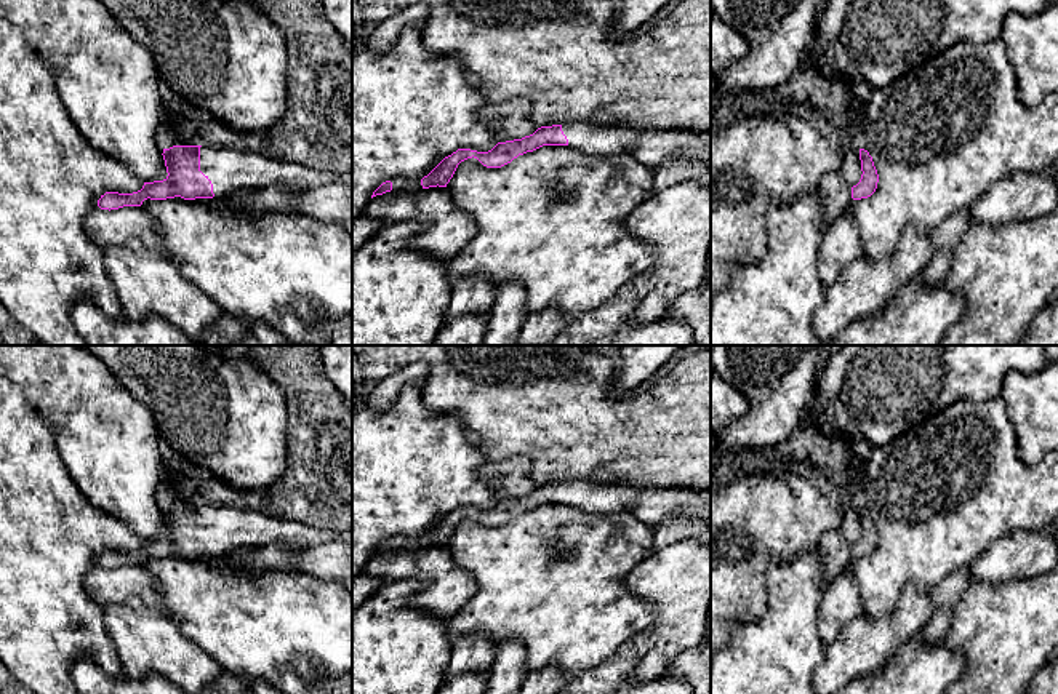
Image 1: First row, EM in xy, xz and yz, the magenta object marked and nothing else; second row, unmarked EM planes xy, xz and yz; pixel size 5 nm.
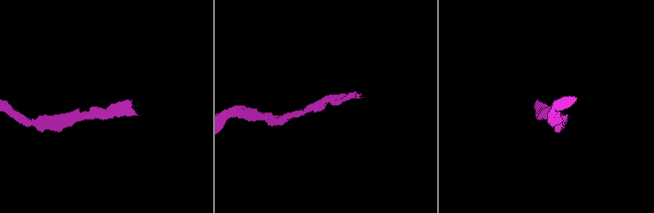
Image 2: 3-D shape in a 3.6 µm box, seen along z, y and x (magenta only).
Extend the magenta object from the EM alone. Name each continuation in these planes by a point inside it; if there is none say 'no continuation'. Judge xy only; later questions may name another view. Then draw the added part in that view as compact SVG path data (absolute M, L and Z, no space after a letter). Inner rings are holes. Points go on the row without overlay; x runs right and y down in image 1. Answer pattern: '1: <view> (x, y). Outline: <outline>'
1: xy (229, 528). Outline: M211 504L200 505L200 529L211 539L214 555L269 544L303 548L333 539L352 539L352 532L319 531L296 521Z

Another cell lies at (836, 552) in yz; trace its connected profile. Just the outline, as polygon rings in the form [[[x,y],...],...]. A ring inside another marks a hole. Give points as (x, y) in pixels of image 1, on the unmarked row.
[[[844,486],[842,491],[844,509],[839,531],[828,531],[821,536],[818,550],[823,556],[826,585],[837,579],[844,572],[852,556],[852,545],[861,537],[861,518],[860,518],[860,497],[850,491],[850,486]]]

